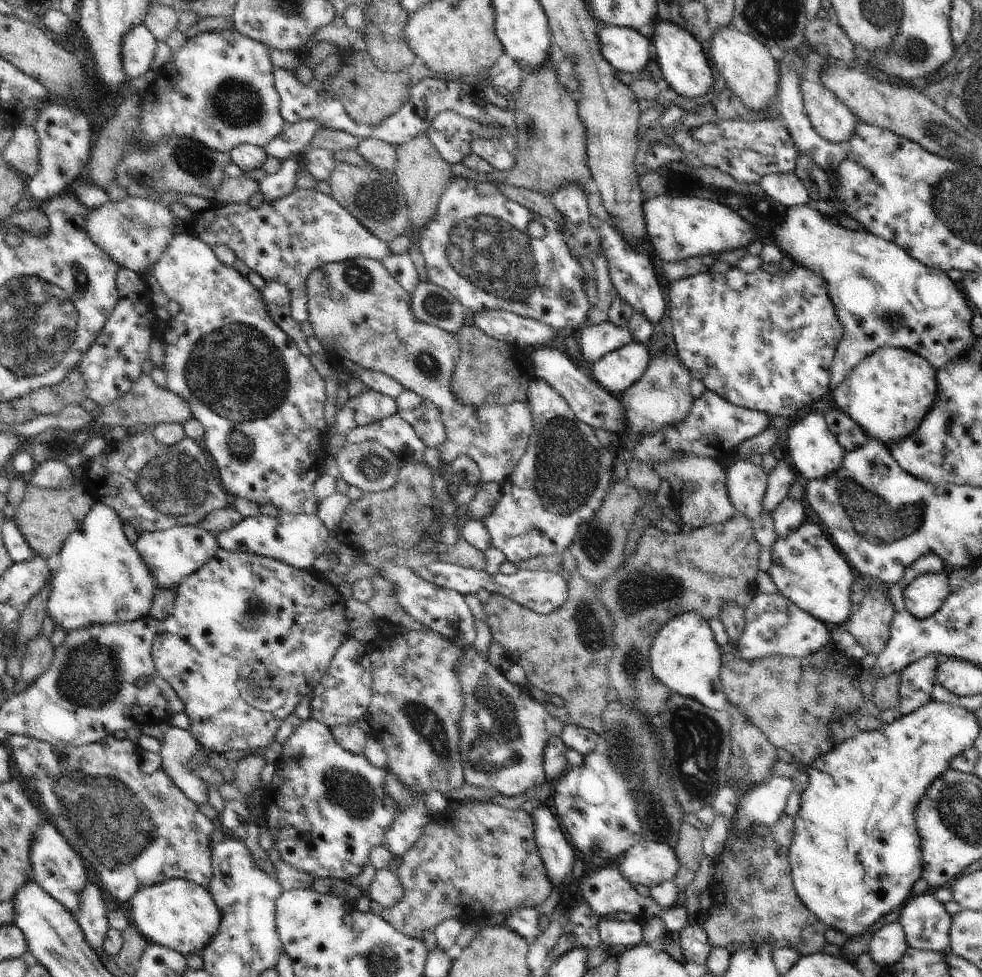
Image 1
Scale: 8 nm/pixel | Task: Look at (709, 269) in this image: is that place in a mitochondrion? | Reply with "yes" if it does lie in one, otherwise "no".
no

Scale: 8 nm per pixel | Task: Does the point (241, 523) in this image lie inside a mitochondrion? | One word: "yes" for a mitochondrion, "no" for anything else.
no

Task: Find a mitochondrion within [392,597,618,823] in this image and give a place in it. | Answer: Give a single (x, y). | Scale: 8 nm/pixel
(496, 748)

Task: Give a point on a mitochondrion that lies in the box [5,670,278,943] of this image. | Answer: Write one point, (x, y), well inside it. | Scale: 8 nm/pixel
(108, 816)

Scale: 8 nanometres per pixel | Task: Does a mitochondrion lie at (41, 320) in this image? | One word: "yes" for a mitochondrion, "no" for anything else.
yes

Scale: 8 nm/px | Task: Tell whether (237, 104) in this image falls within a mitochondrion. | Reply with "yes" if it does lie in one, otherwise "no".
yes

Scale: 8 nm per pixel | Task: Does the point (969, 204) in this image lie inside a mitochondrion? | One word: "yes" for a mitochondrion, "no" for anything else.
yes

